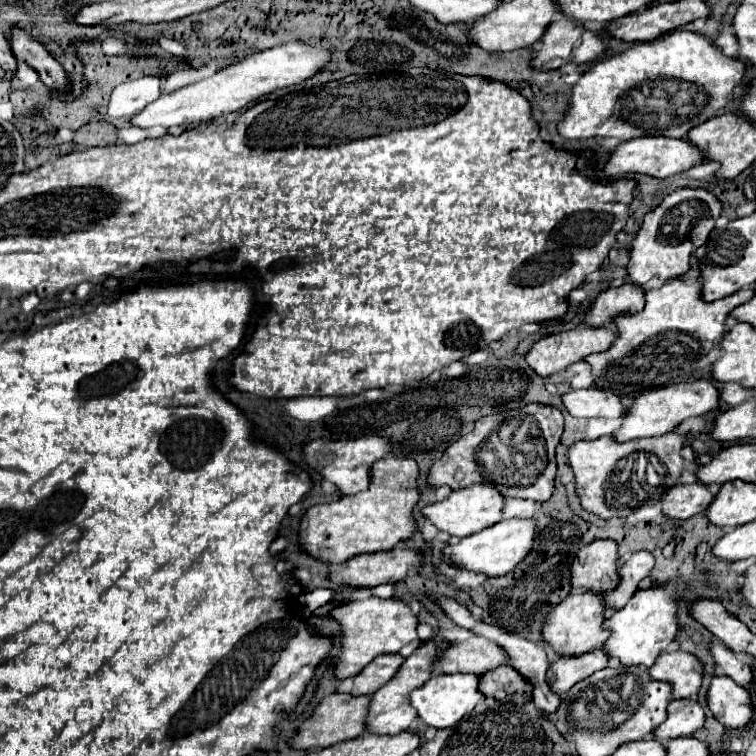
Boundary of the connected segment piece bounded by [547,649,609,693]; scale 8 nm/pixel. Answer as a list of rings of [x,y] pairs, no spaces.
[[[603,649],[587,651],[587,655],[577,657],[559,657],[547,671],[547,681],[551,683],[553,691],[565,693],[575,683],[591,677],[595,671],[605,669],[609,659],[603,655]]]

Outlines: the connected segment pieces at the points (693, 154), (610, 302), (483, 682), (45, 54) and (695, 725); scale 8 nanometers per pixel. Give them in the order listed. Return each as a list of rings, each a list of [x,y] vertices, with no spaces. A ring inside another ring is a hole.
[[[637,137],[631,141],[621,143],[619,147],[615,147],[611,161],[605,165],[605,173],[607,175],[625,175],[625,173],[647,173],[659,179],[665,177],[673,177],[677,173],[683,173],[687,169],[691,169],[697,163],[703,163],[705,155],[699,151],[699,147],[695,147],[693,143],[689,143],[687,139],[671,139],[671,137]]]
[[[625,283],[621,287],[611,287],[603,291],[597,299],[593,309],[587,313],[585,323],[593,327],[601,327],[611,323],[615,315],[629,315],[643,309],[643,287]]]
[[[503,665],[479,677],[479,691],[485,693],[485,697],[493,697],[503,703],[509,701],[525,705],[531,703],[533,687],[529,679],[523,679],[523,675],[519,675],[519,671],[509,665]]]
[[[13,27],[11,29],[11,51],[17,59],[23,59],[27,65],[31,65],[41,81],[51,87],[51,89],[65,89],[67,77],[63,67],[49,55],[49,51],[37,41],[33,39],[25,29],[21,27]]]
[[[695,697],[673,699],[667,707],[667,713],[667,719],[653,731],[653,737],[659,741],[693,735],[705,723],[705,711]]]

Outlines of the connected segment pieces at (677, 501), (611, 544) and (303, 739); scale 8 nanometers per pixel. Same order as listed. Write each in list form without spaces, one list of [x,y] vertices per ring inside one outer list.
[[[685,483],[675,485],[663,497],[663,511],[675,519],[689,519],[701,511],[705,511],[713,503],[715,495],[709,491],[705,483]]]
[[[597,539],[591,545],[577,551],[571,571],[571,585],[573,587],[587,587],[599,593],[611,591],[615,587],[615,567],[617,563],[619,545],[613,539]]]
[[[333,693],[327,695],[321,705],[313,711],[311,719],[307,719],[301,729],[297,731],[297,735],[291,739],[293,747],[297,749],[315,749],[315,747],[329,747],[347,739],[355,739],[359,735],[363,735],[367,731],[367,711],[369,711],[369,701],[371,697],[353,697],[349,693]]]

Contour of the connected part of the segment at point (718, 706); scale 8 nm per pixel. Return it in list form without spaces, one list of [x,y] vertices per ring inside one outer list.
[[[717,675],[711,681],[707,703],[715,719],[727,729],[743,729],[755,715],[751,693],[725,675]]]

